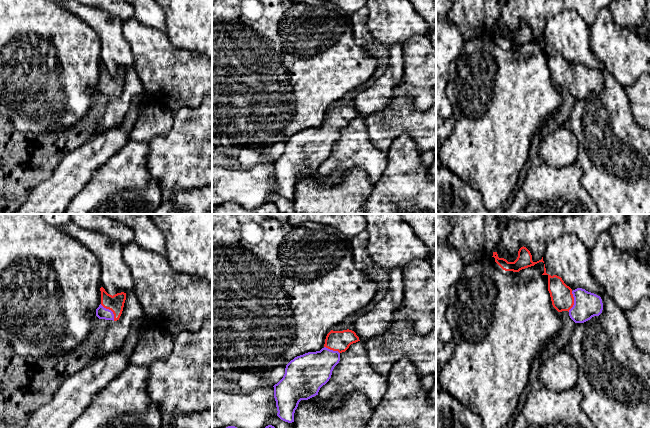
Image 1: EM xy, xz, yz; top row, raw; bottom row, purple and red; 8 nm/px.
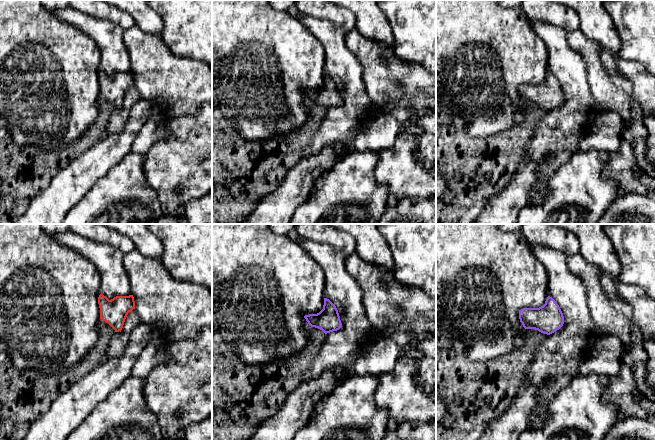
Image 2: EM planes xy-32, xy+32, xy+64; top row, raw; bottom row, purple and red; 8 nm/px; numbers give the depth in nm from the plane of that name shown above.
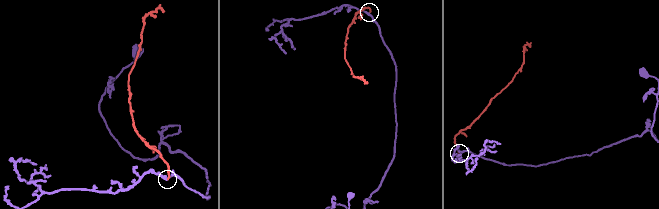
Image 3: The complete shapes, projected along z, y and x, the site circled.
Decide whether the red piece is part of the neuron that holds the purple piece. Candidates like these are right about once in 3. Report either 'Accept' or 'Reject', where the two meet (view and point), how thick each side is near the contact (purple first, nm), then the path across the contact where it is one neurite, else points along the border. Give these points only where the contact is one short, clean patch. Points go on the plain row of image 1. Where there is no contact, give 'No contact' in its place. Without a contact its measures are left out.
Accept. Touches purple at xy (110, 86). Thickness 100 nm (purple) against 140 nm. Path across: xy (102, 89), (110, 86), (115, 79)

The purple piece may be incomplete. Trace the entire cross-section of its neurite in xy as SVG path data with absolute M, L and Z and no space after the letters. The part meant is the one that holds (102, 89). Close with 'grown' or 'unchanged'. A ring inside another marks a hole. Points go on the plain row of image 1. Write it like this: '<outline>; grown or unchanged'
M103 63L100 64L100 67L101 80L96 85L96 92L99 95L119 96L126 76L126 69L121 68L112 72Z; grown

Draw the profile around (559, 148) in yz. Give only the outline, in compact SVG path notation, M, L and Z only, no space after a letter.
M559 126L542 136L539 158L549 166L568 166L576 162L577 155L578 141L568 126Z

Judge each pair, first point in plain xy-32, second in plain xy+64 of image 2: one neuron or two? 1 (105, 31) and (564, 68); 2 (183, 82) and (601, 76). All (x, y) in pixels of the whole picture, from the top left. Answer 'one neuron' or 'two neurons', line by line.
1: one neuron
2: one neuron

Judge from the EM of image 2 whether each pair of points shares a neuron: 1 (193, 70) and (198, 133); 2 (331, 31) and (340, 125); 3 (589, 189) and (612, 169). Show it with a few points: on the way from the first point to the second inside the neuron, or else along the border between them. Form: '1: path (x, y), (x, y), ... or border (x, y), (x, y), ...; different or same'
1: border (196, 113), (194, 115), (181, 116); different
2: path (336, 54), (348, 75), (348, 102); same
3: border (607, 153), (602, 175), (615, 182), (617, 195); different

